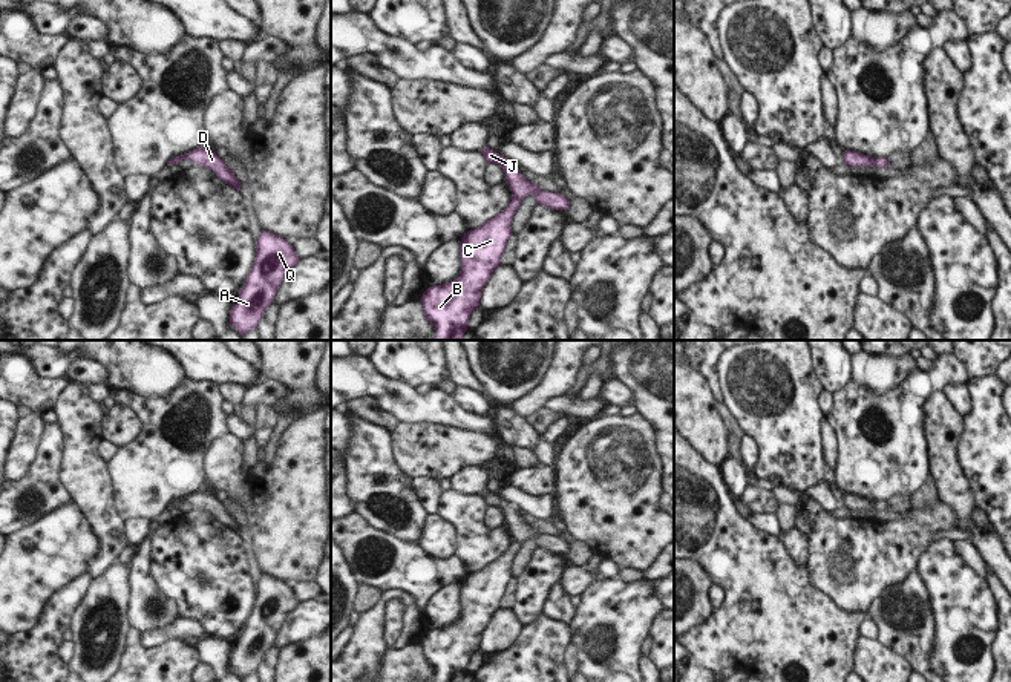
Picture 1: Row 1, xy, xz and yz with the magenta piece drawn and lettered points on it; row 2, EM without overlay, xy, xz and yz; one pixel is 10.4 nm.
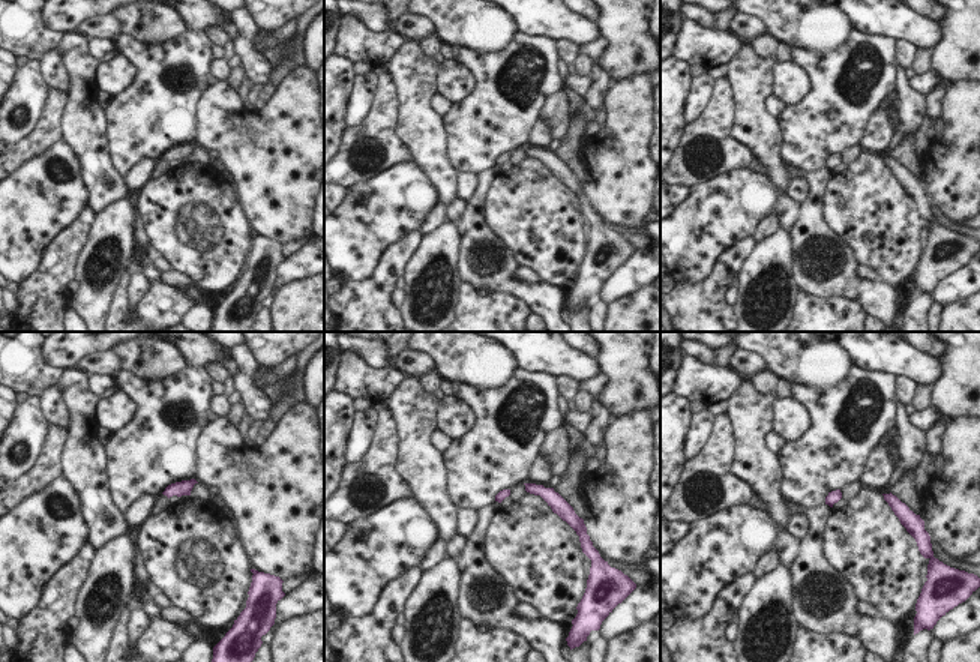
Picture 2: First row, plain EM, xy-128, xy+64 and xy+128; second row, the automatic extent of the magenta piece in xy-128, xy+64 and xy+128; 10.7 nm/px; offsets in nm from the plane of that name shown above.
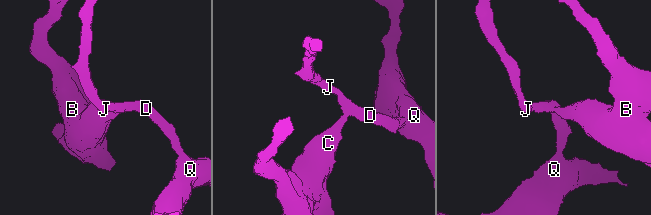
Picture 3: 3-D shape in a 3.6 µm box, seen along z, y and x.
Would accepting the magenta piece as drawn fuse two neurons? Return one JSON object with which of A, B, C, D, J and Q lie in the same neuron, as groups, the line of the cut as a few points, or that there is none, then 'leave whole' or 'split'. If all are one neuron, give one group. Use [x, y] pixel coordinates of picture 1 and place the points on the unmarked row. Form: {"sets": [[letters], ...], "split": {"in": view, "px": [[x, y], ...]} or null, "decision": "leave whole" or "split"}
{"sets": [["A", "D", "J", "Q"], ["B", "C"]], "split": {"in": "xz", "px": [[515, 540], [520, 543]]}, "decision": "split"}

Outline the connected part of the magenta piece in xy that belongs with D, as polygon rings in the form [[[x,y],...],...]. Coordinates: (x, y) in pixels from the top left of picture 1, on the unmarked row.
[[[196,490],[191,495],[175,501],[173,507],[178,507],[184,501],[188,501],[193,507],[199,507],[201,510],[208,510],[225,527],[231,529],[237,535],[240,533],[240,526],[234,516],[227,512],[224,503],[221,503],[211,492]]]

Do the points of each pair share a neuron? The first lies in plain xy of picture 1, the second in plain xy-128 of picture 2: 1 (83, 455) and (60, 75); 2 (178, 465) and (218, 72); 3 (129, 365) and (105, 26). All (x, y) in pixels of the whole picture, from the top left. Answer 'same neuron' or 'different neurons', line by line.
1: different neurons
2: different neurons
3: different neurons

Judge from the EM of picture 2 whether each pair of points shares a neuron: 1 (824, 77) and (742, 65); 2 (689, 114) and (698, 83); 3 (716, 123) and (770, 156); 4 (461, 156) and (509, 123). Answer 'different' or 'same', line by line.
1: different
2: same
3: different
4: same

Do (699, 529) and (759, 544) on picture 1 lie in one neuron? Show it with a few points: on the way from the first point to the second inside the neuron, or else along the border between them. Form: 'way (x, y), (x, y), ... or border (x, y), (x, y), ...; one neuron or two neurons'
way (714, 535), (725, 544), (743, 544); one neuron

